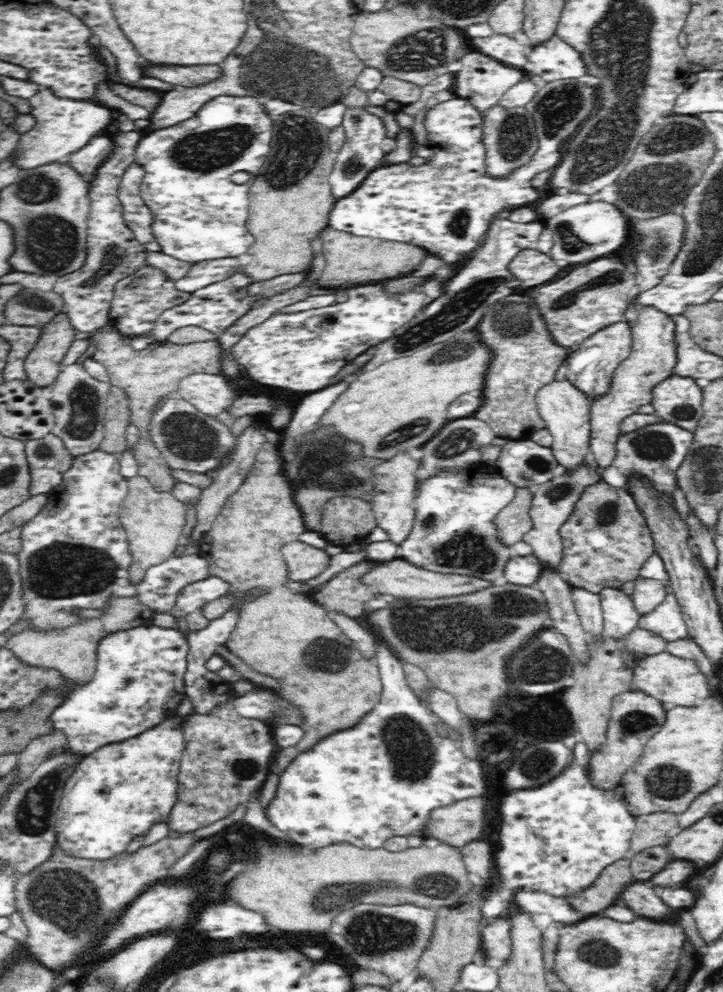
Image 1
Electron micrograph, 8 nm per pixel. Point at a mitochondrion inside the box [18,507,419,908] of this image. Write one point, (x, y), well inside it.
(66, 570)

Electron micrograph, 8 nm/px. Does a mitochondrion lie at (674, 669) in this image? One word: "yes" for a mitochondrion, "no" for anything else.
no

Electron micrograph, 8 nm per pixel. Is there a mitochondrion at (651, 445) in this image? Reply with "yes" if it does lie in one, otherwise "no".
yes

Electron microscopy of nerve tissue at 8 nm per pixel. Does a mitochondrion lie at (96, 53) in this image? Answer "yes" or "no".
no

